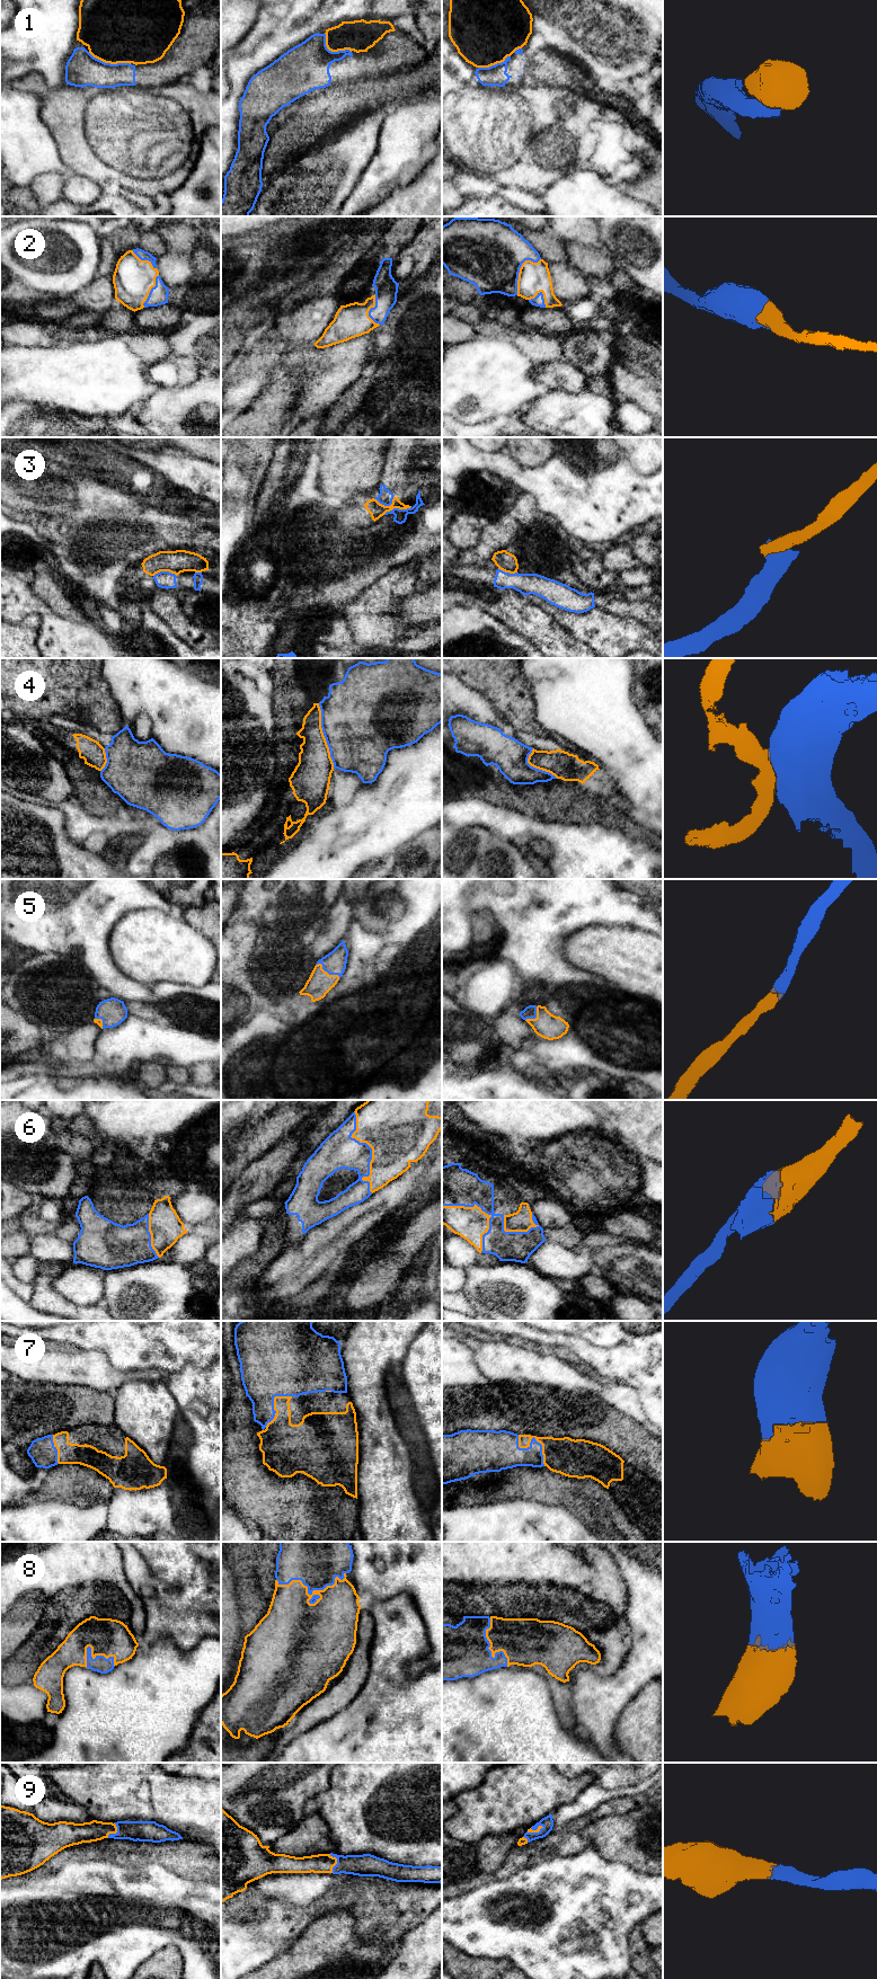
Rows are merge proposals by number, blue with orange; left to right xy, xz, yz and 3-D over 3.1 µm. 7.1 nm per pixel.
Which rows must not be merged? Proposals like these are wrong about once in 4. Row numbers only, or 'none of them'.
3, 4

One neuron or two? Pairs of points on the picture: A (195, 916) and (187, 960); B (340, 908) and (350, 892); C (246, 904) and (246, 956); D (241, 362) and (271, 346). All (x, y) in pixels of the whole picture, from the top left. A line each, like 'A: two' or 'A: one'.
A: two
B: one
C: two
D: one

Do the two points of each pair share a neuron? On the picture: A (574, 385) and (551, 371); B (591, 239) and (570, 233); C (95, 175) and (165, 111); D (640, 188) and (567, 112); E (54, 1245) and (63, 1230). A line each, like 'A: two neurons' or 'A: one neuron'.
A: one neuron
B: one neuron
C: one neuron
D: two neurons
E: two neurons

